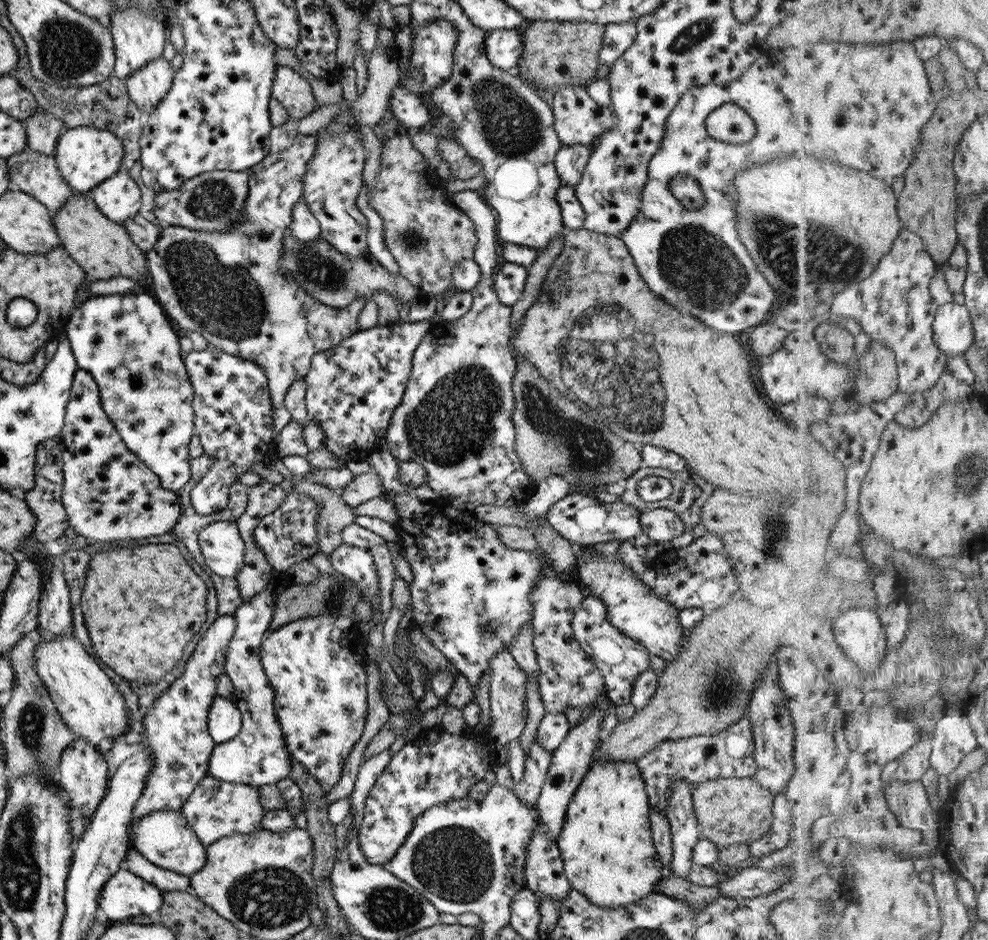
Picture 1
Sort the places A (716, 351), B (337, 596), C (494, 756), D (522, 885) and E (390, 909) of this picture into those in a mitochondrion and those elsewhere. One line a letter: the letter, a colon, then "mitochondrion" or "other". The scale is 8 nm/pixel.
A: other
B: mitochondrion
C: other
D: other
E: mitochondrion

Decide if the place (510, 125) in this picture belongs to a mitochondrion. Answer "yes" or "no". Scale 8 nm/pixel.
yes

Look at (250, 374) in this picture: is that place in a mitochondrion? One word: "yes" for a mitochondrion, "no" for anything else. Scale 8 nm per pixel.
no

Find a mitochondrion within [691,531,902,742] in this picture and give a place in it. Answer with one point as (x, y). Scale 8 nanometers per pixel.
(723, 673)

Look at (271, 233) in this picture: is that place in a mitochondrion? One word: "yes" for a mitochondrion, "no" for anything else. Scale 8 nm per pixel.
yes

